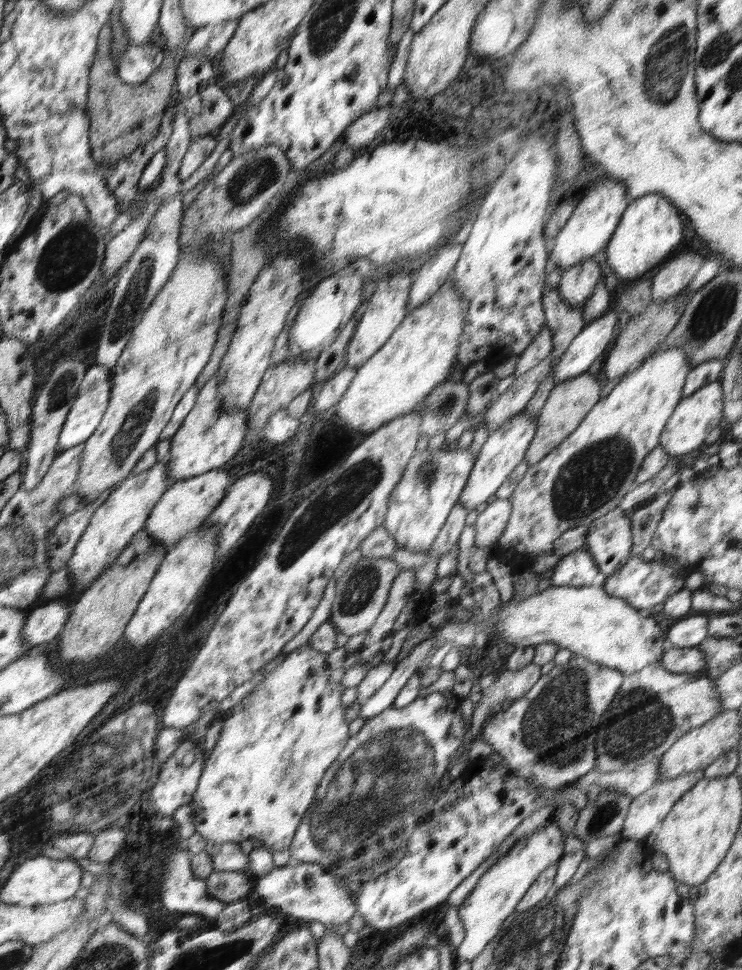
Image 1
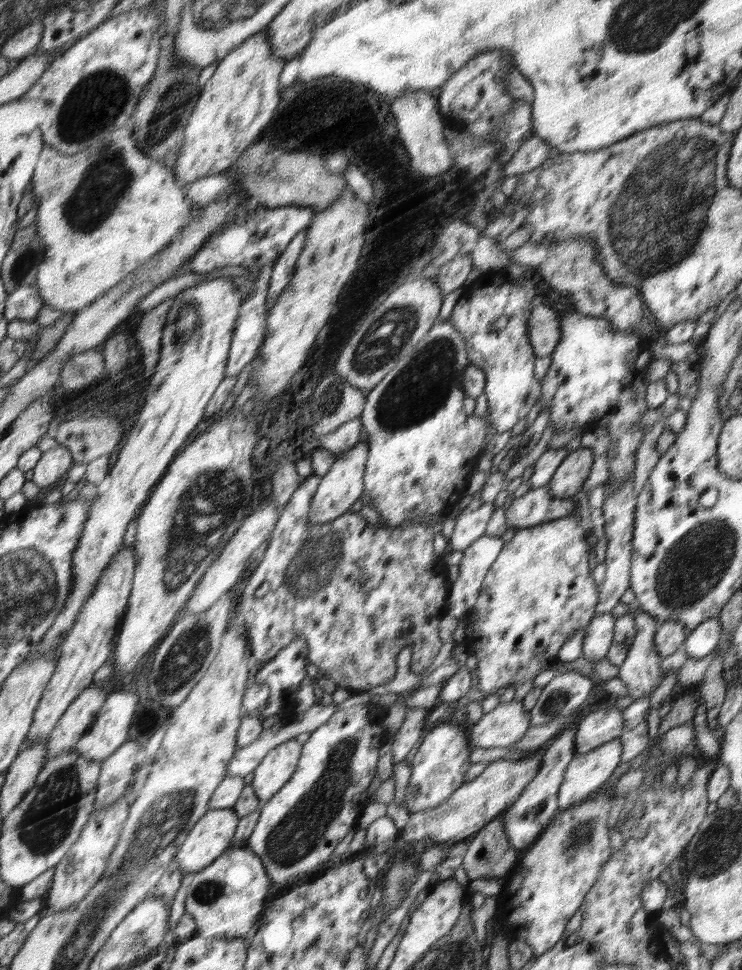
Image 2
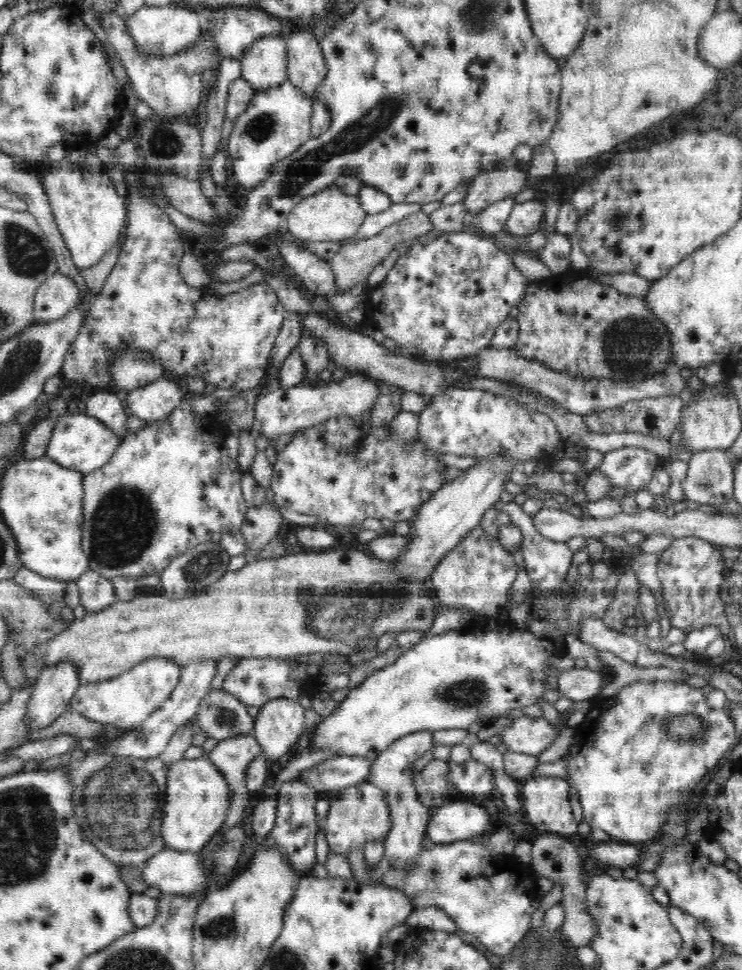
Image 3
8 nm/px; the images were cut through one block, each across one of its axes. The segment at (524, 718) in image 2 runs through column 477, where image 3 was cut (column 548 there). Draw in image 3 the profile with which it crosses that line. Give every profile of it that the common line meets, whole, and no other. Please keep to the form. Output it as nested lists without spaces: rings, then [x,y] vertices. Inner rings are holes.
[[[524,715],[502,730],[500,737],[508,752],[538,756],[554,742],[560,734],[559,731],[560,728],[555,728],[543,717],[529,718]]]

